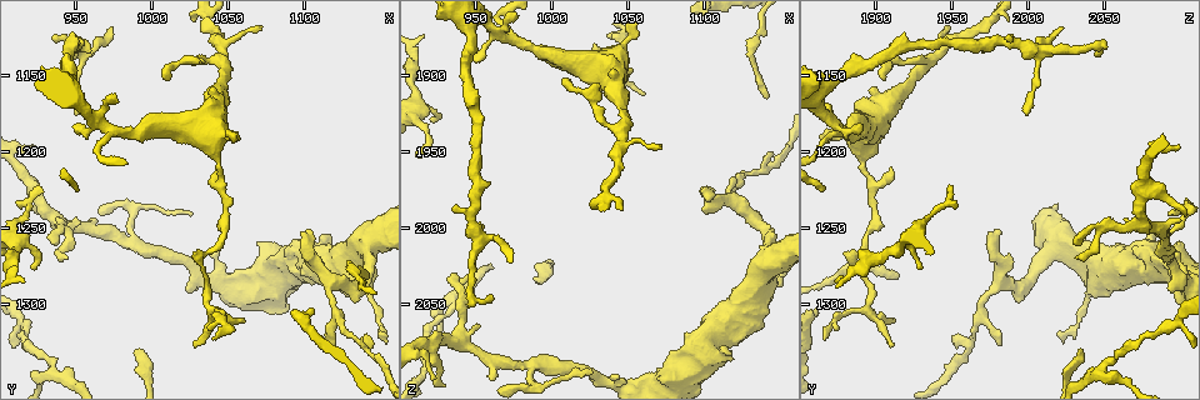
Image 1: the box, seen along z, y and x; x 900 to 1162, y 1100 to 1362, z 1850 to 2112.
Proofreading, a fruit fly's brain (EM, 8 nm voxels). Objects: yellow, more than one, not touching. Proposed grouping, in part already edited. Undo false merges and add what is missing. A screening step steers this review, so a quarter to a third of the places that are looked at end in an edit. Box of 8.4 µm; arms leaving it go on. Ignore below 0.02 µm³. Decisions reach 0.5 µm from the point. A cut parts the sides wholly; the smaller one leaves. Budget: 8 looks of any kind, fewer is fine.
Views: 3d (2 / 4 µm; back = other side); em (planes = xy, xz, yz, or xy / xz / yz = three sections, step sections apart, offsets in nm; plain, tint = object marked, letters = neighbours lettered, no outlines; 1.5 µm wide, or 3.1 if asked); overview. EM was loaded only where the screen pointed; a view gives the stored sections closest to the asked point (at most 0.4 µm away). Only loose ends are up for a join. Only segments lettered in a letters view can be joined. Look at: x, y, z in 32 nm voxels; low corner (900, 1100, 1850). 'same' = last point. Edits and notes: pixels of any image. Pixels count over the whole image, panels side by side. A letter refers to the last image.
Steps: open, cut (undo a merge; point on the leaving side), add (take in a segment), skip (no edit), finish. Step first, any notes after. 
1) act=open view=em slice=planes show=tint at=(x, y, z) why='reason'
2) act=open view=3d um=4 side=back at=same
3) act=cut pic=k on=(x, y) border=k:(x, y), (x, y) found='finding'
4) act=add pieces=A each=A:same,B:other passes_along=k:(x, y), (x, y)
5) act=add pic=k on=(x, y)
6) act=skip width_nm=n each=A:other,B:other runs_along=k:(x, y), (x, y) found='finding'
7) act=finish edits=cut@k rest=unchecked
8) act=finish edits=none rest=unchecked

act=open view=em slice=yz step=8 show=letters at=(1048, 1142, 1936) why='sudden change in width'

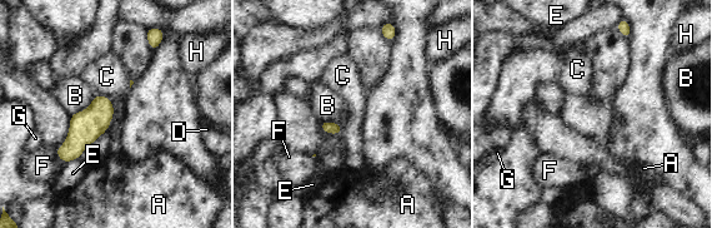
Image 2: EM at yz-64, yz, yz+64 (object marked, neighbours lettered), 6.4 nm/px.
act=open view=em slice=planes show=letters at=same

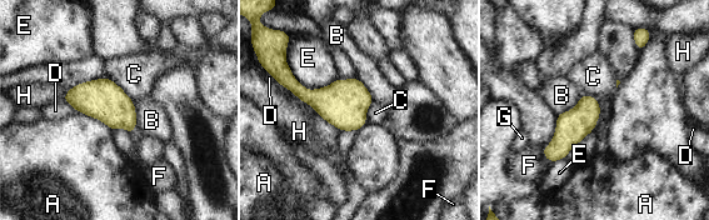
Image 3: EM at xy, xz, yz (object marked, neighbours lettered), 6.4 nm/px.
act=skip longest_contact=E:340nm each=A:other,B:other,C:other,D:other,E:other,F:other,G:other,H:other found='all the same neuron'

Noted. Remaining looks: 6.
act=open view=em slice=xy step=4 show=letters at=(972, 1186, 1876) why='narrows sharply'

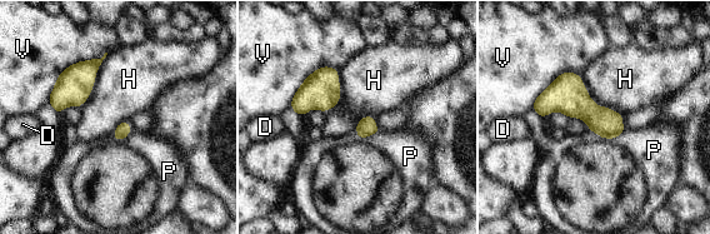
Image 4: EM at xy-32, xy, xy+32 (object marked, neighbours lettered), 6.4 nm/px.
act=open view=em slice=planes show=letters at=same

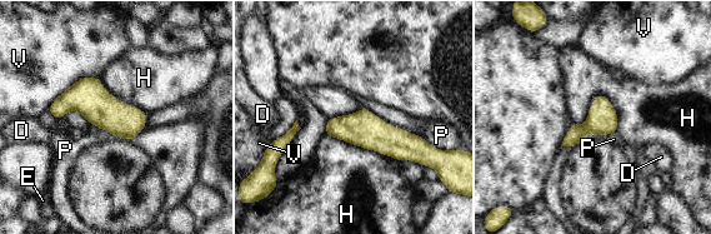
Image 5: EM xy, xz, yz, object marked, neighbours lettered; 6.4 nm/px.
act=skip each=D:other,E:other,H:other,P:other,V:other runs_along=5:(329, 122), (426, 149) found='all the same neuron'

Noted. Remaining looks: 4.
act=open view=3d um=2 at=(952, 1246, 2064) why='an open end'

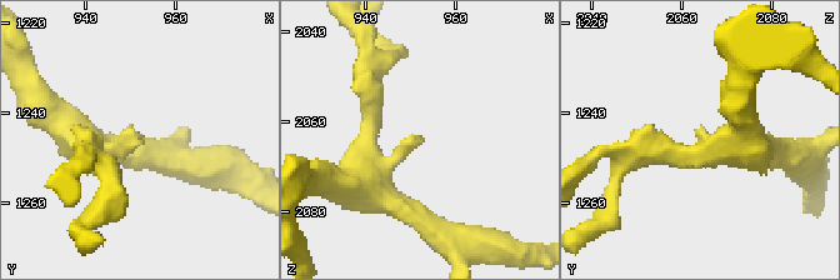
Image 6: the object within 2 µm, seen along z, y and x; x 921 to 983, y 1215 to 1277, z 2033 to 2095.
act=open view=em slice=yz step=4 show=tint at=(953, 1247, 2064)

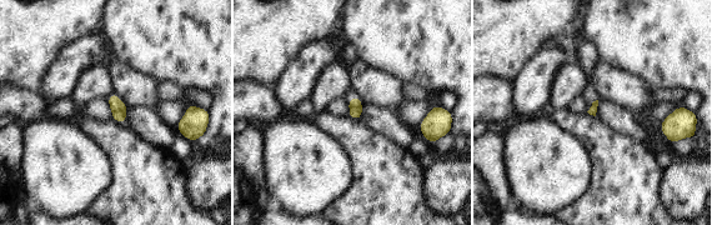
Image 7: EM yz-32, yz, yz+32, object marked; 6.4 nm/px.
act=open view=em slice=planes show=letters at=same why='another direction'

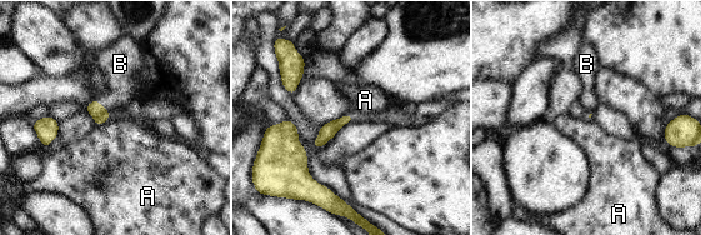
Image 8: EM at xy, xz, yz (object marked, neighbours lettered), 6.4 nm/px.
act=add pieces=B longest_contact=B:140nm each=A:other,B:same passes_along=8:(95, 109), (103, 106), (120, 73) found='it goes on there'

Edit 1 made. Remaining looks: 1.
act=finish edits=add@8 rest=unchecked

